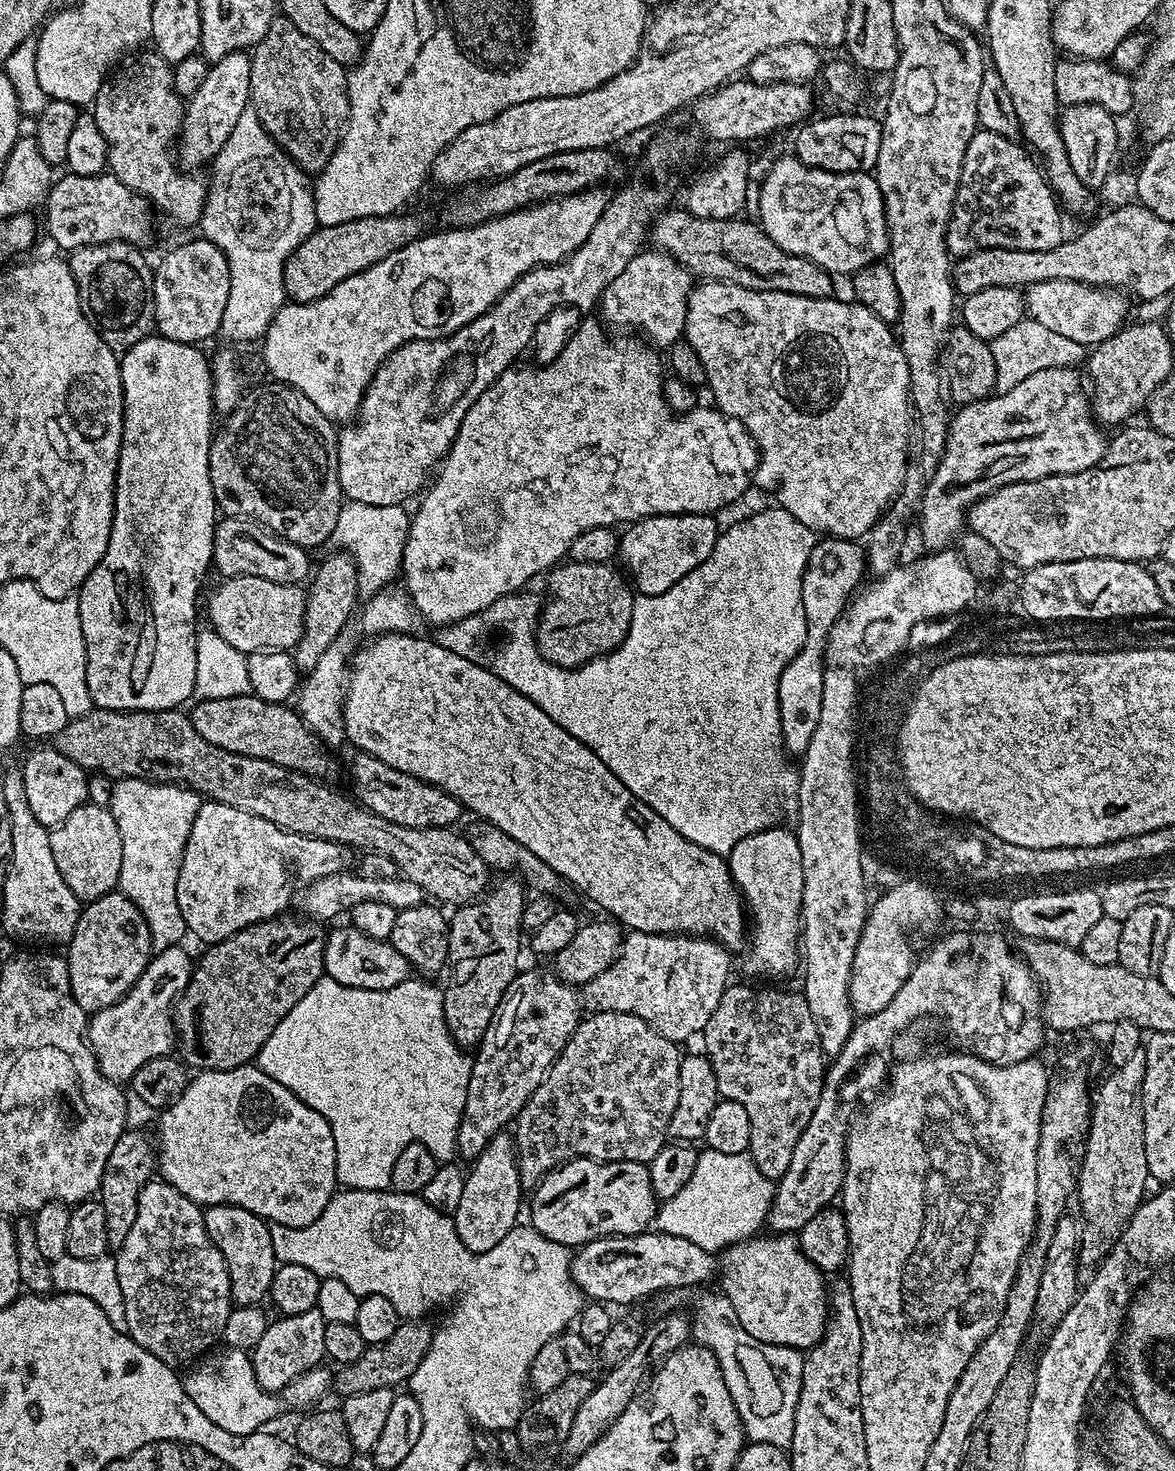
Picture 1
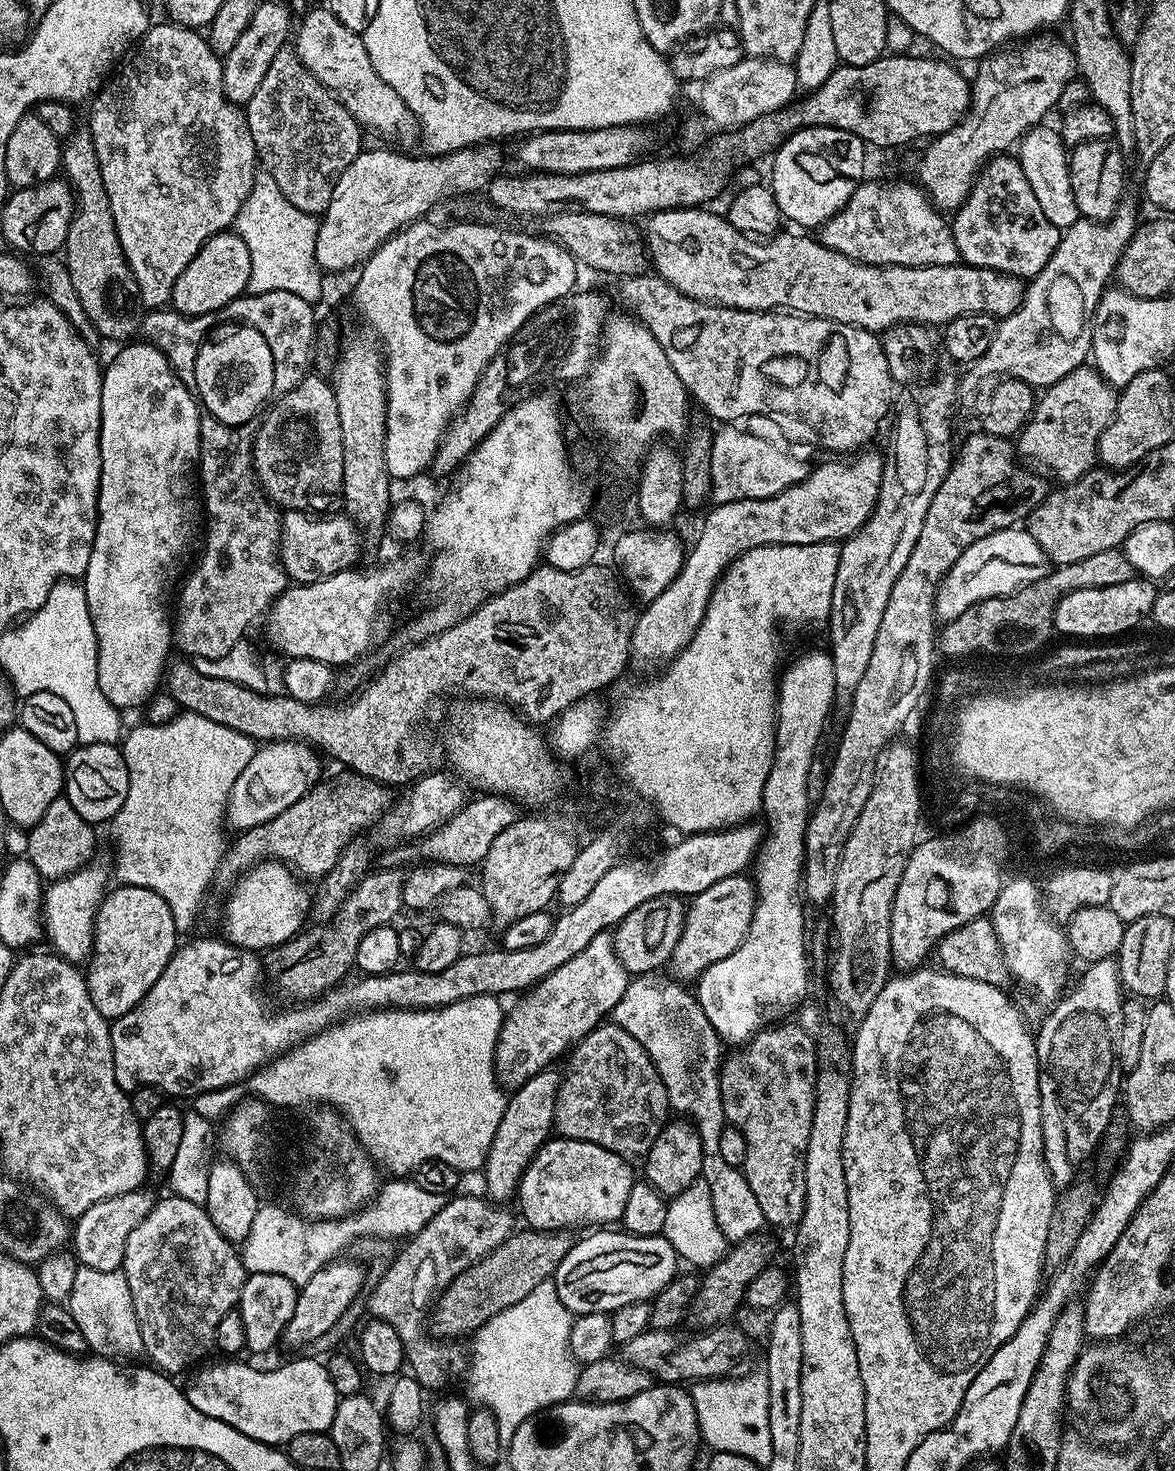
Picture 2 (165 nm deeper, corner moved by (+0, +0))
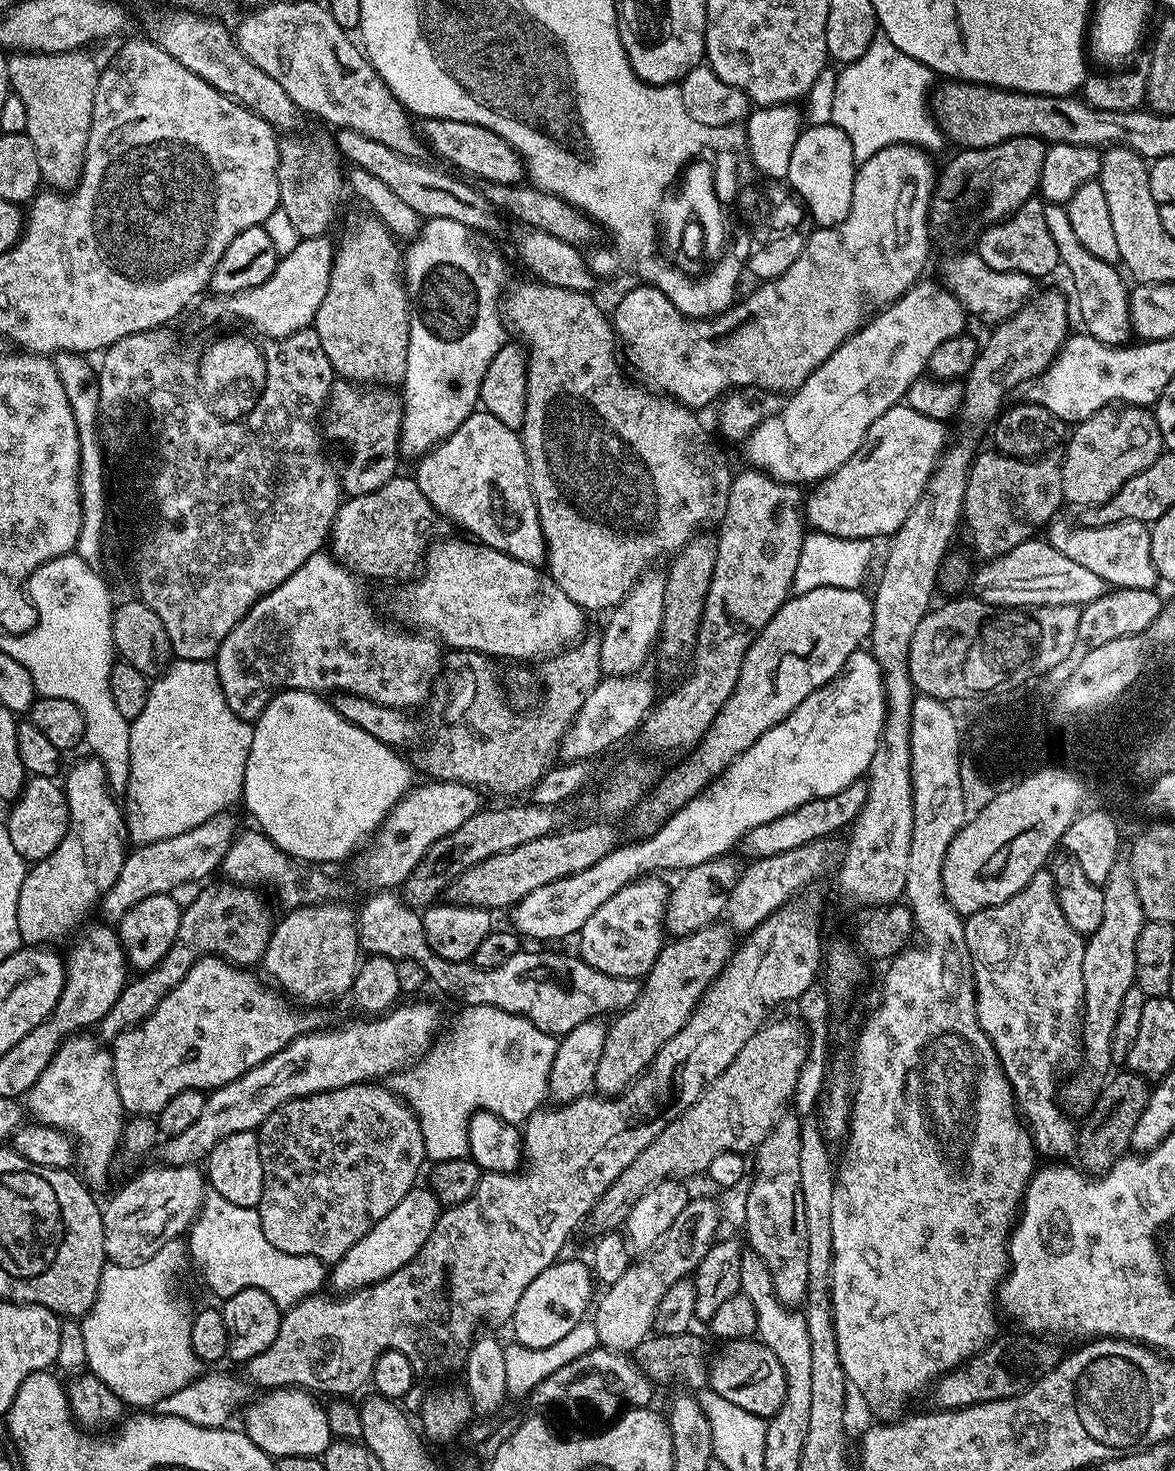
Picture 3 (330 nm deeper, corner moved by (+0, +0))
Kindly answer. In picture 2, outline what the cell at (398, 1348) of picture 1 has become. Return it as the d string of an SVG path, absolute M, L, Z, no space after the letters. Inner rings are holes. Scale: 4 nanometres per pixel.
M535 1230L513 1231L490 1254L474 1262L462 1274L445 1286L444 1291L436 1297L430 1313L430 1332L433 1337L452 1340L475 1334L494 1314L522 1302L534 1286L546 1280L552 1280L558 1266L566 1254L570 1254L574 1243L571 1231L537 1232ZM468 1332L468 1333L467 1333Z

